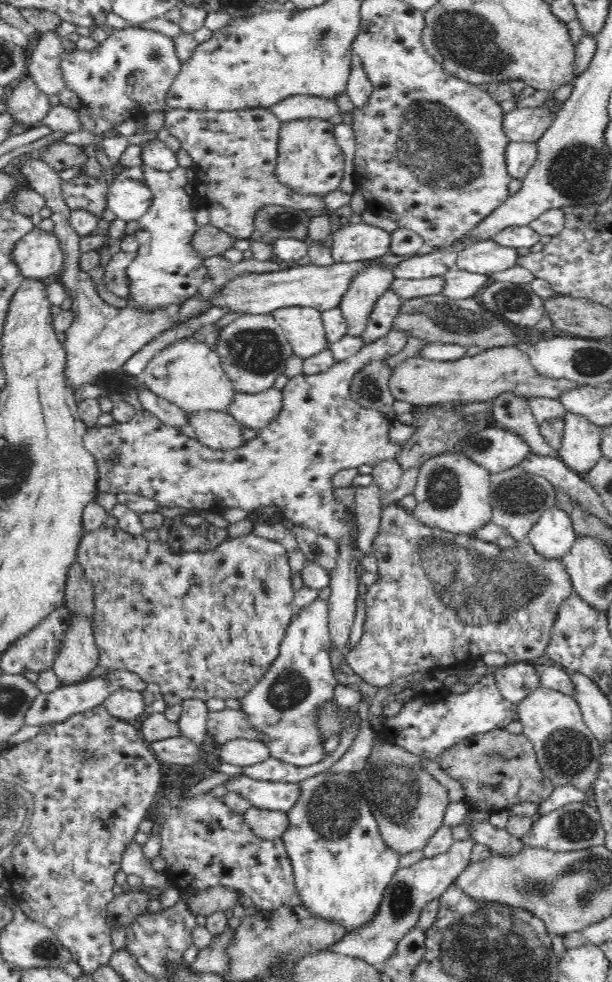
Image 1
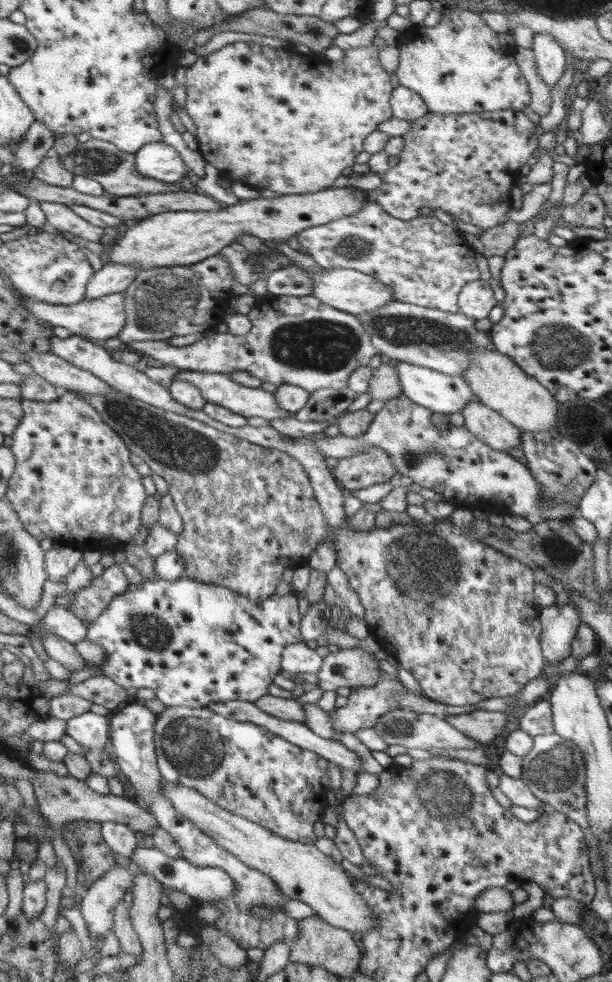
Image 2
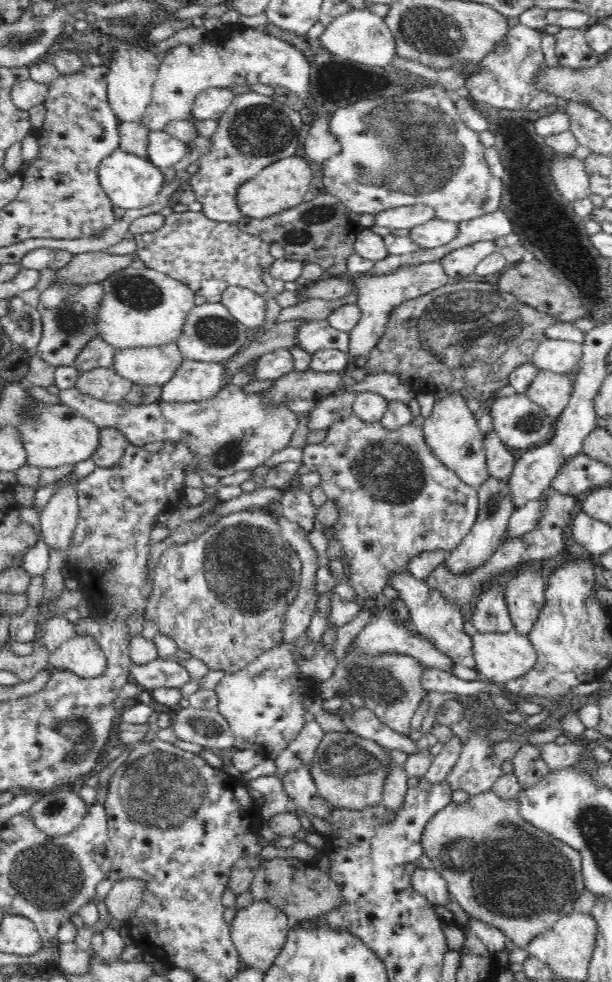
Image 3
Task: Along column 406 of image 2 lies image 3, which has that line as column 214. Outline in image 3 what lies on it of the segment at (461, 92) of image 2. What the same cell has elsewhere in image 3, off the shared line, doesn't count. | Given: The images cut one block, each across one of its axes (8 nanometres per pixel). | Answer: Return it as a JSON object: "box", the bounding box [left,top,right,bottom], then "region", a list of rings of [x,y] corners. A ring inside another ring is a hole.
{"box":[141,23,312,131],"region":[[[226,23],[222,28],[206,31],[195,44],[179,44],[166,52],[141,124],[149,131],[164,131],[174,120],[193,119],[192,104],[200,92],[248,84],[267,84],[278,91],[297,94],[306,101],[312,94],[310,61],[296,46],[268,34],[266,28]]]}

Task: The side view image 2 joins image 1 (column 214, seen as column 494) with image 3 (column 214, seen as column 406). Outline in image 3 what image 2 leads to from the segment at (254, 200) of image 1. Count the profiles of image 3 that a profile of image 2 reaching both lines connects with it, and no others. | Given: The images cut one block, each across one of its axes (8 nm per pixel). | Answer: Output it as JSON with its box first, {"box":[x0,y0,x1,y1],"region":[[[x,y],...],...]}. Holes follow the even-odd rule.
{"box":[191,91,303,223],"region":[[[255,91],[234,96],[218,124],[208,152],[198,162],[198,172],[191,176],[191,188],[209,220],[236,223],[243,218],[237,202],[238,190],[272,162],[296,154],[303,124],[297,110]]]}

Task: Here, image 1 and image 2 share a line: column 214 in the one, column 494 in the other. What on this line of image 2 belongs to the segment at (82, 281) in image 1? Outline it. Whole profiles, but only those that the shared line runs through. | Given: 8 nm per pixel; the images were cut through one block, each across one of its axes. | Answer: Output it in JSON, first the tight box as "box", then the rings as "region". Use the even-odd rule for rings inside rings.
{"box":[457,279,497,320],"region":[[[478,279],[462,287],[457,303],[461,314],[470,319],[481,320],[489,318],[490,311],[496,306],[497,300],[489,281]]]}

